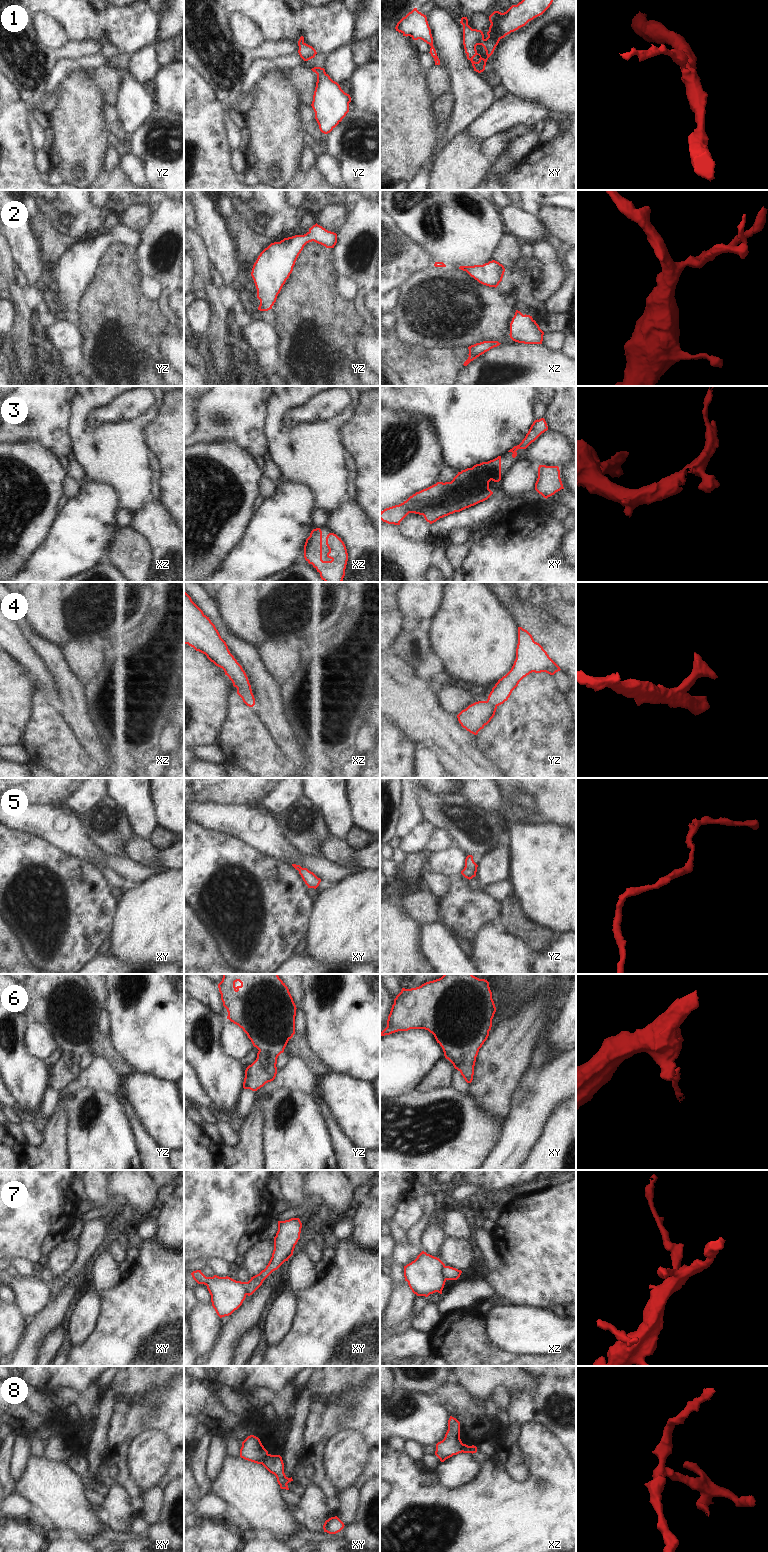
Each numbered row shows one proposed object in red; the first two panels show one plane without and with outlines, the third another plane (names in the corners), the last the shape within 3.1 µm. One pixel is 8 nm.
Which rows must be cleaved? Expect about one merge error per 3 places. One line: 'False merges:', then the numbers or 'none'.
False merges: 7, 8

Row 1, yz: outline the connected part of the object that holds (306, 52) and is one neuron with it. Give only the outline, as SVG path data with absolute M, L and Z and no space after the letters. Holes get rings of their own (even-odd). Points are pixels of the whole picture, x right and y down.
M301 36L298 41L299 50L298 53L304 61L308 61L315 57L317 54L316 50L304 42L304 37Z

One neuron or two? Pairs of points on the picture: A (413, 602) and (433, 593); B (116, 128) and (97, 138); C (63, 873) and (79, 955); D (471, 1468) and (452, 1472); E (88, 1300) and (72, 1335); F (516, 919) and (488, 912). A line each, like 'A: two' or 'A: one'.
A: one
B: two
C: one
D: one
E: one
F: two

